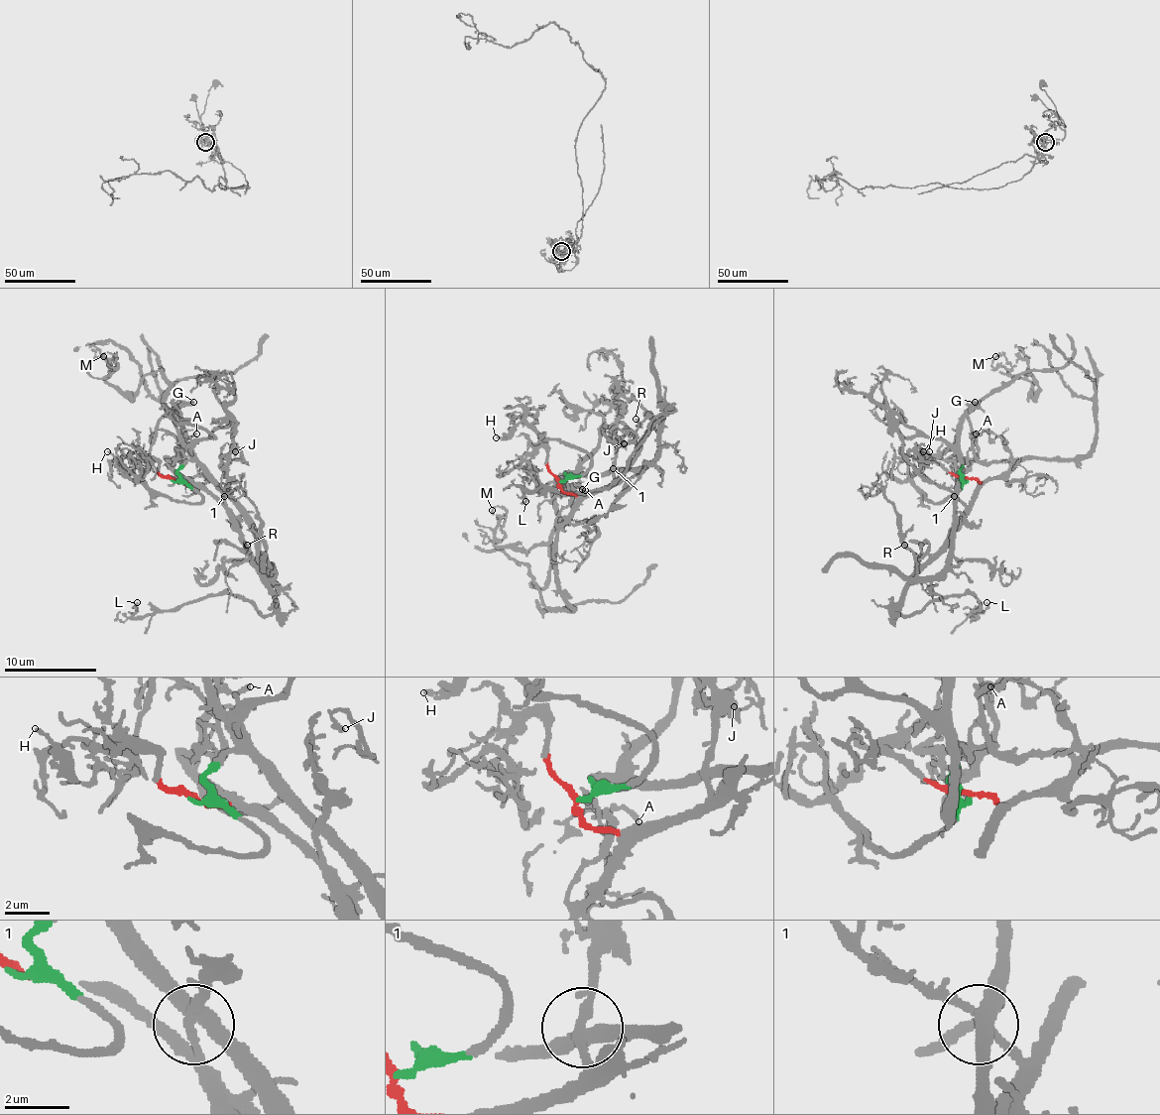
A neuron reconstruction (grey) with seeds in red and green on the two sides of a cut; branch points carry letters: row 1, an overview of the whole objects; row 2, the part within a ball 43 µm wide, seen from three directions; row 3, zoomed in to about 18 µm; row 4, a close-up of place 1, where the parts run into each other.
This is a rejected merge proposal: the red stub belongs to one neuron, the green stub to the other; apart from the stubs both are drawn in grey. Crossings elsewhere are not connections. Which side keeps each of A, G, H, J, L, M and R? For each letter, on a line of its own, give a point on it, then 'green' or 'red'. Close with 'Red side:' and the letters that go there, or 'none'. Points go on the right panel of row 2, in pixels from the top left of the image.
A: place (976, 433); red
G: place (975, 402); green
H: place (923, 451); green
J: place (929, 451); red
L: place (986, 602); red
M: place (995, 356); green
R: place (904, 545); red
Red side: A, J, L, R

